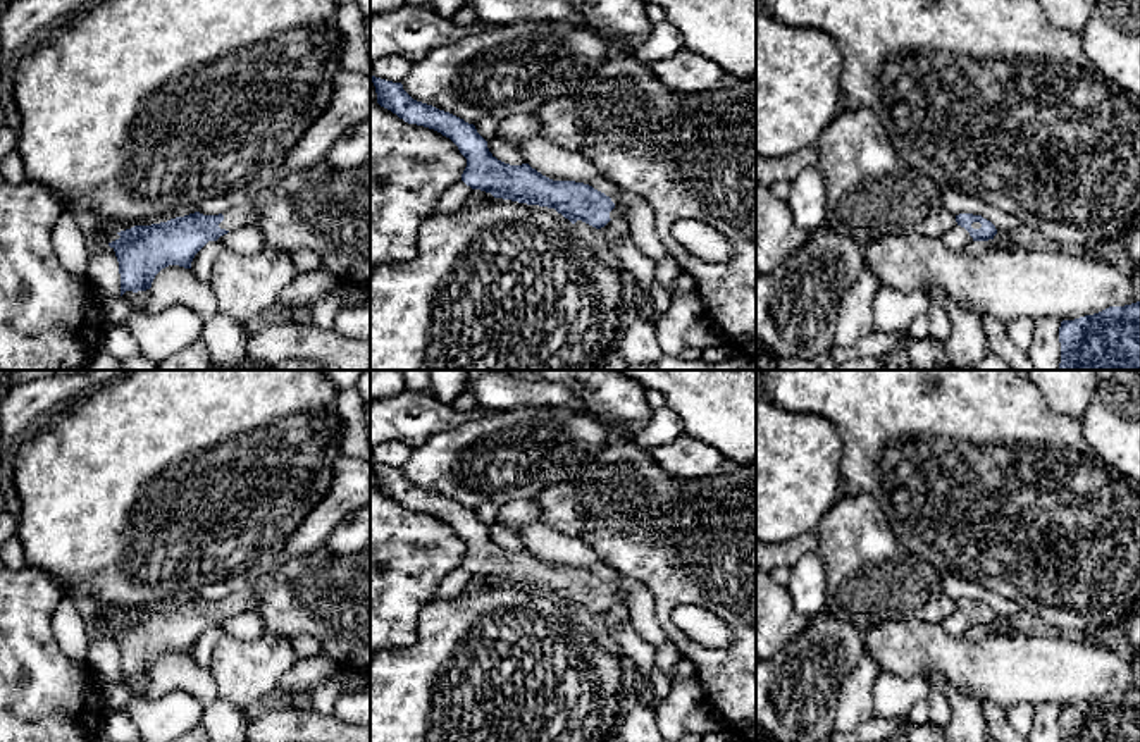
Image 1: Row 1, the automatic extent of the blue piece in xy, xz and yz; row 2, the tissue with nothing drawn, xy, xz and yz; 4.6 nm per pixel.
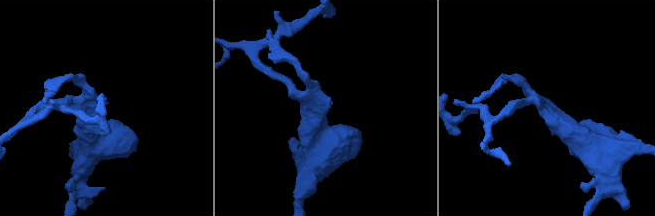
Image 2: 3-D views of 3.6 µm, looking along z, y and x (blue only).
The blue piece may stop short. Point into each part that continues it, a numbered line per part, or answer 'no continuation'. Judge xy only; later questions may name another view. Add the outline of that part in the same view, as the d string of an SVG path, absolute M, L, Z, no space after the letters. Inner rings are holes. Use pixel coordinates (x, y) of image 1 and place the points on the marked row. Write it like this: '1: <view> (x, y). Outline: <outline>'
1: xy (350, 104). Outline: M339 71L334 77L331 102L324 114L307 129L288 158L262 174L248 189L234 196L232 205L222 213L220 229L234 231L250 226L258 217L257 198L267 188L279 184L289 174L317 165L334 143L351 126L370 117L370 74Z

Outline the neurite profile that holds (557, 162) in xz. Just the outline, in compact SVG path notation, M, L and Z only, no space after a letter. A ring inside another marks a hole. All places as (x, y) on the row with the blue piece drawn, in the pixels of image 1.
M532 136L515 145L522 148L525 164L542 176L553 181L584 182L606 196L618 198L629 215L630 236L641 251L654 263L668 257L656 234L654 210L641 196L603 177L580 151L568 150L541 136Z

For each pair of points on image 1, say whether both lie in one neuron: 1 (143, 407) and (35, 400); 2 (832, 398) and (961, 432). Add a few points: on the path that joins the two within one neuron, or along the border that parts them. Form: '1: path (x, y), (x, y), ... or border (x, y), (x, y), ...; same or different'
1: border (81, 395), (59, 407), (38, 424); different
2: path (865, 398), (916, 398), (929, 410); same

